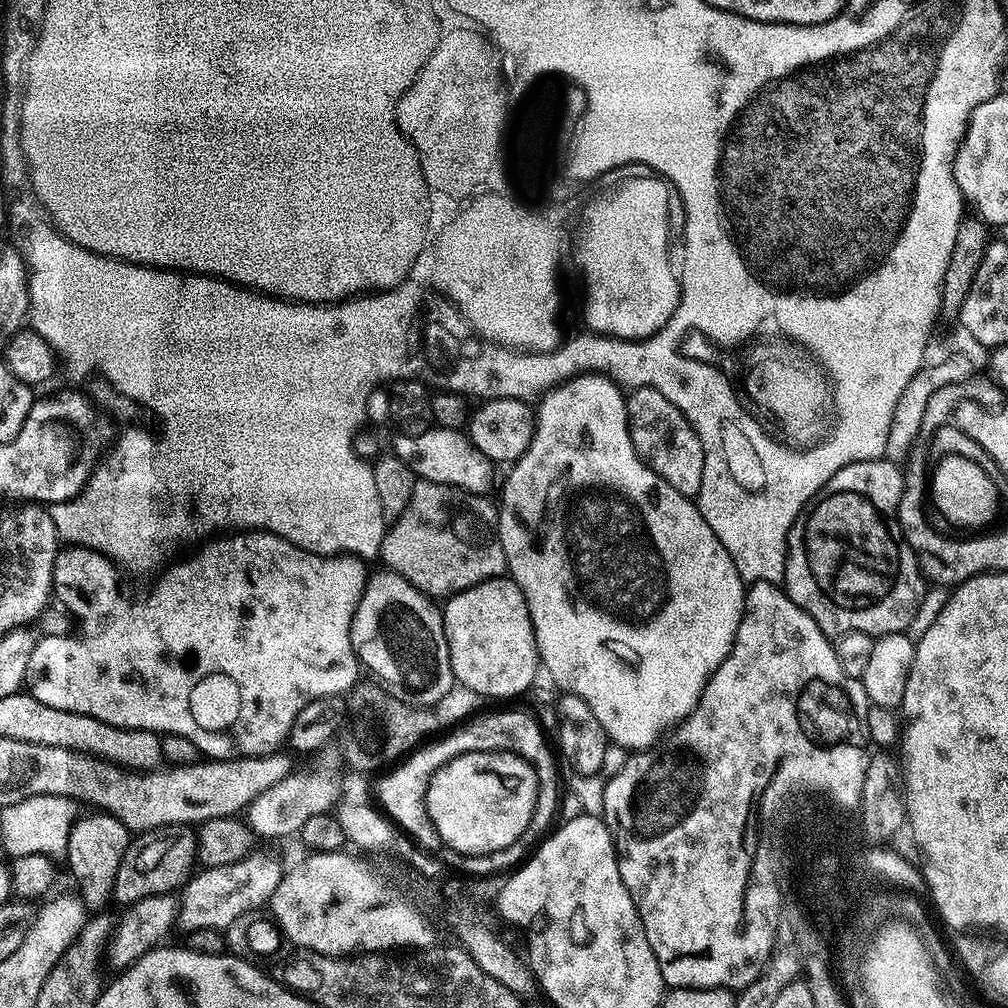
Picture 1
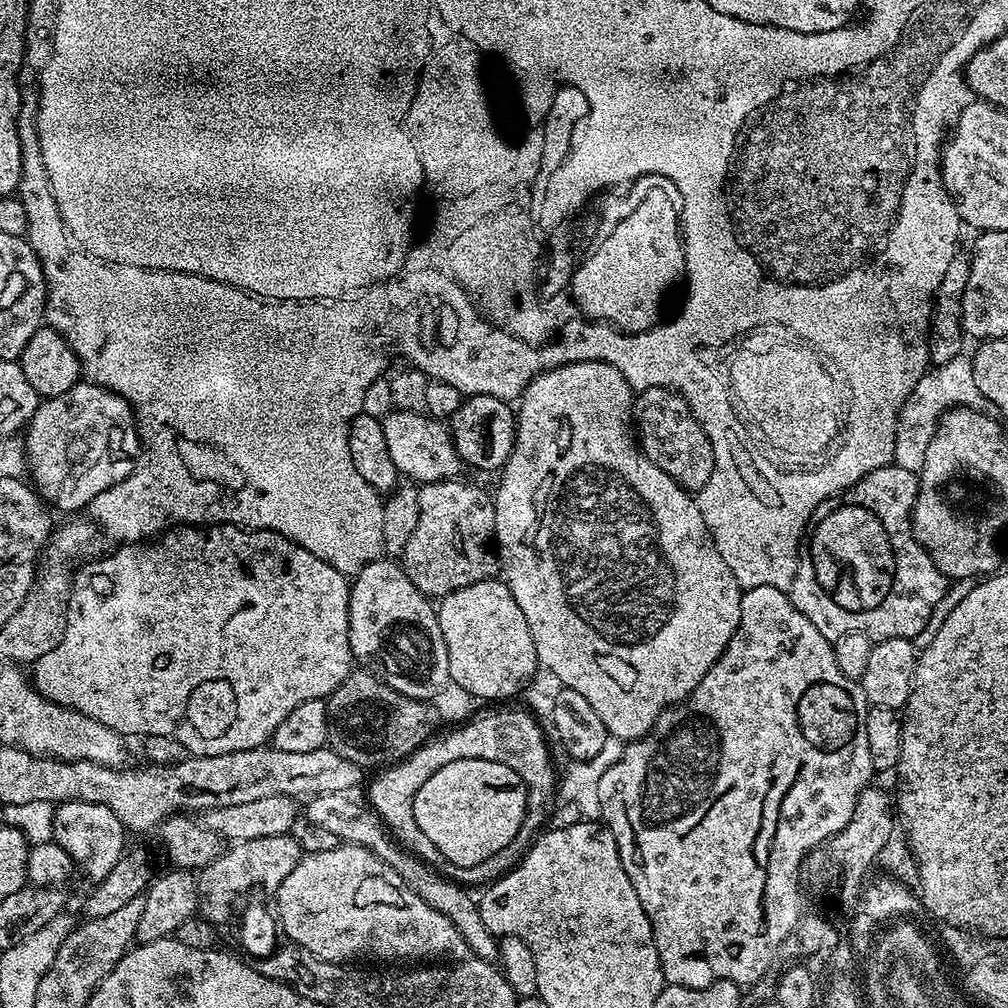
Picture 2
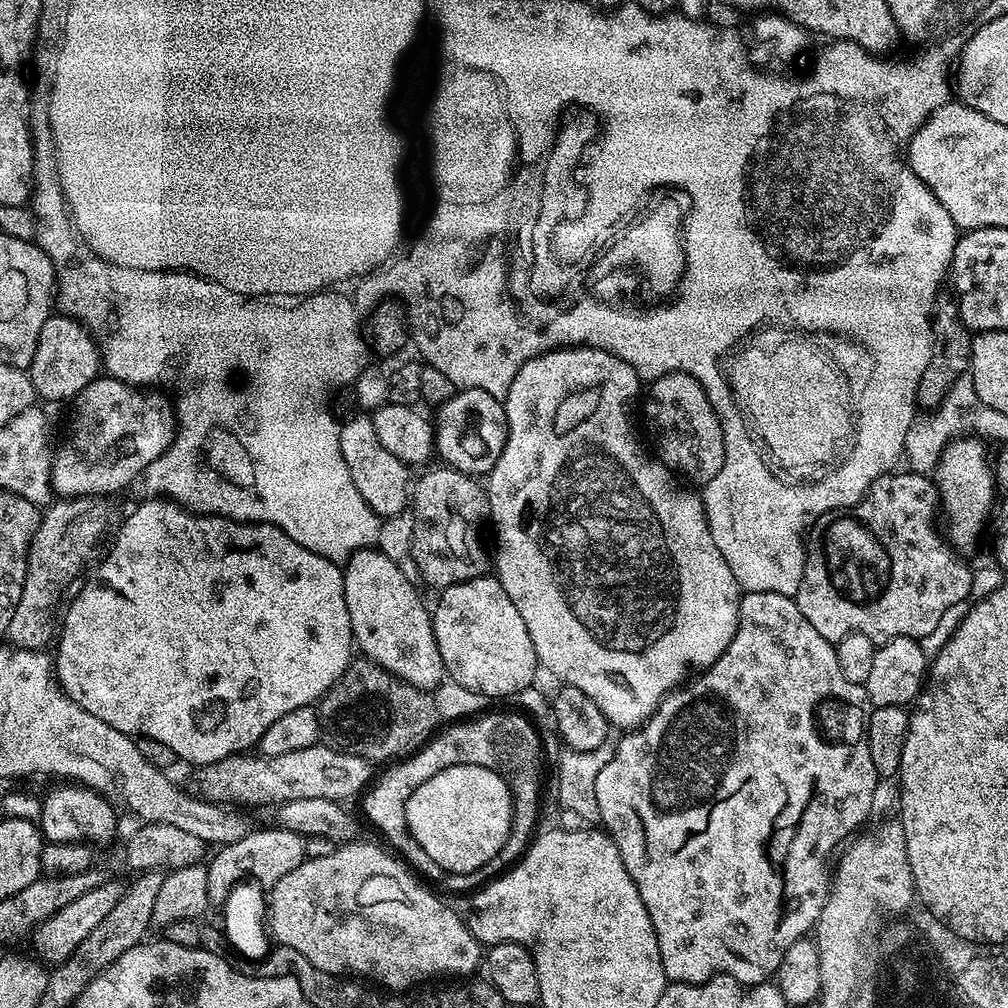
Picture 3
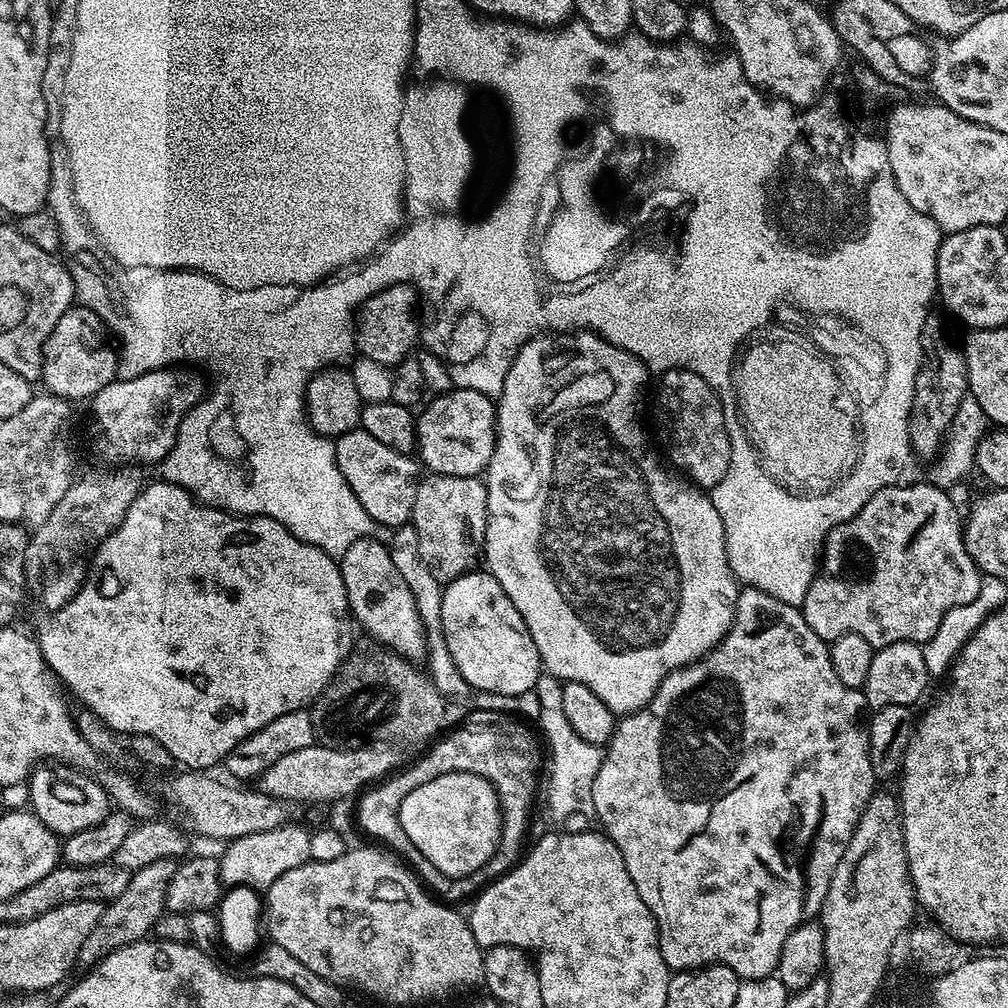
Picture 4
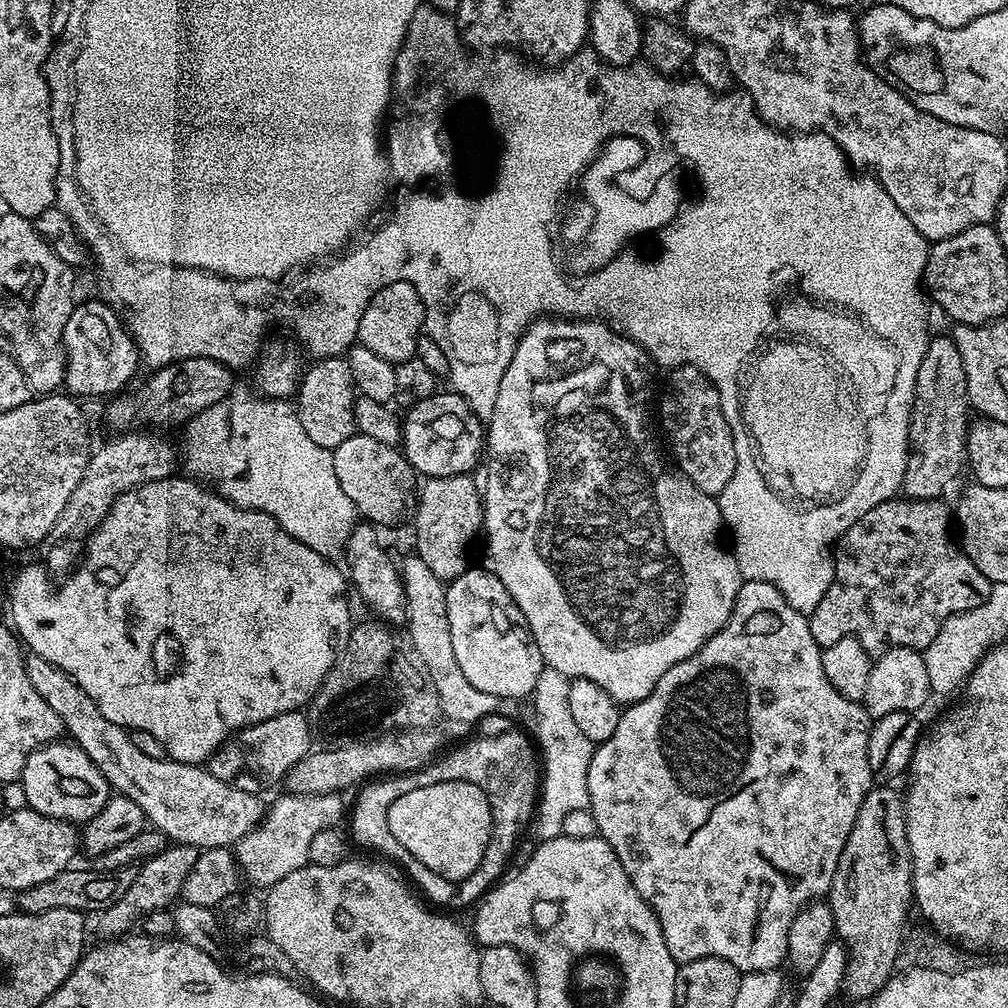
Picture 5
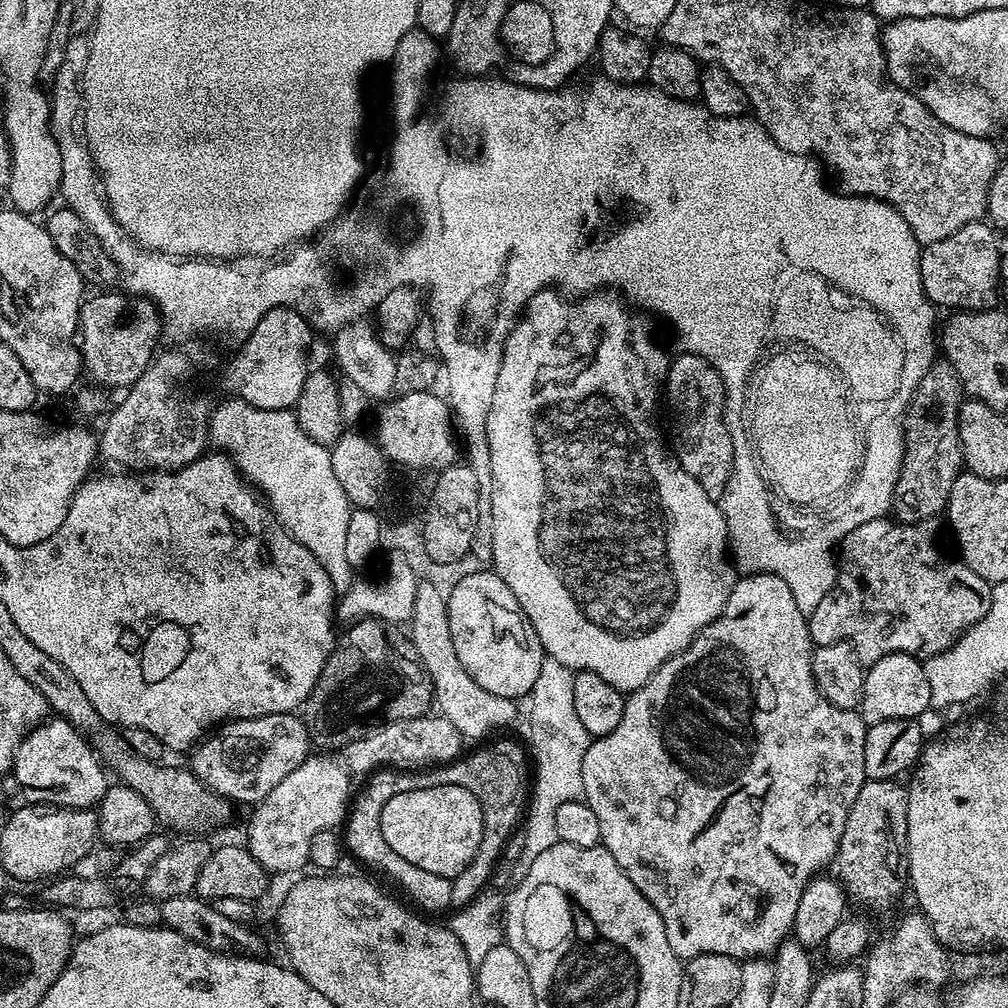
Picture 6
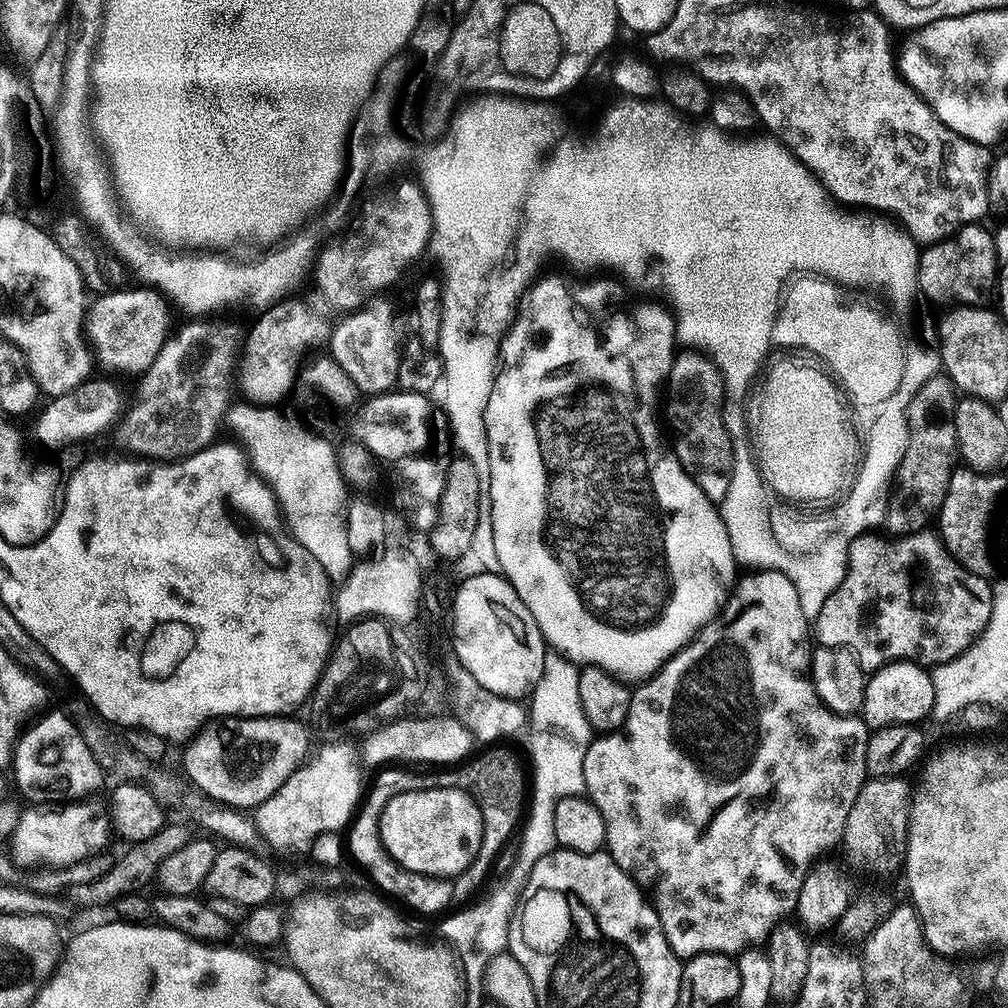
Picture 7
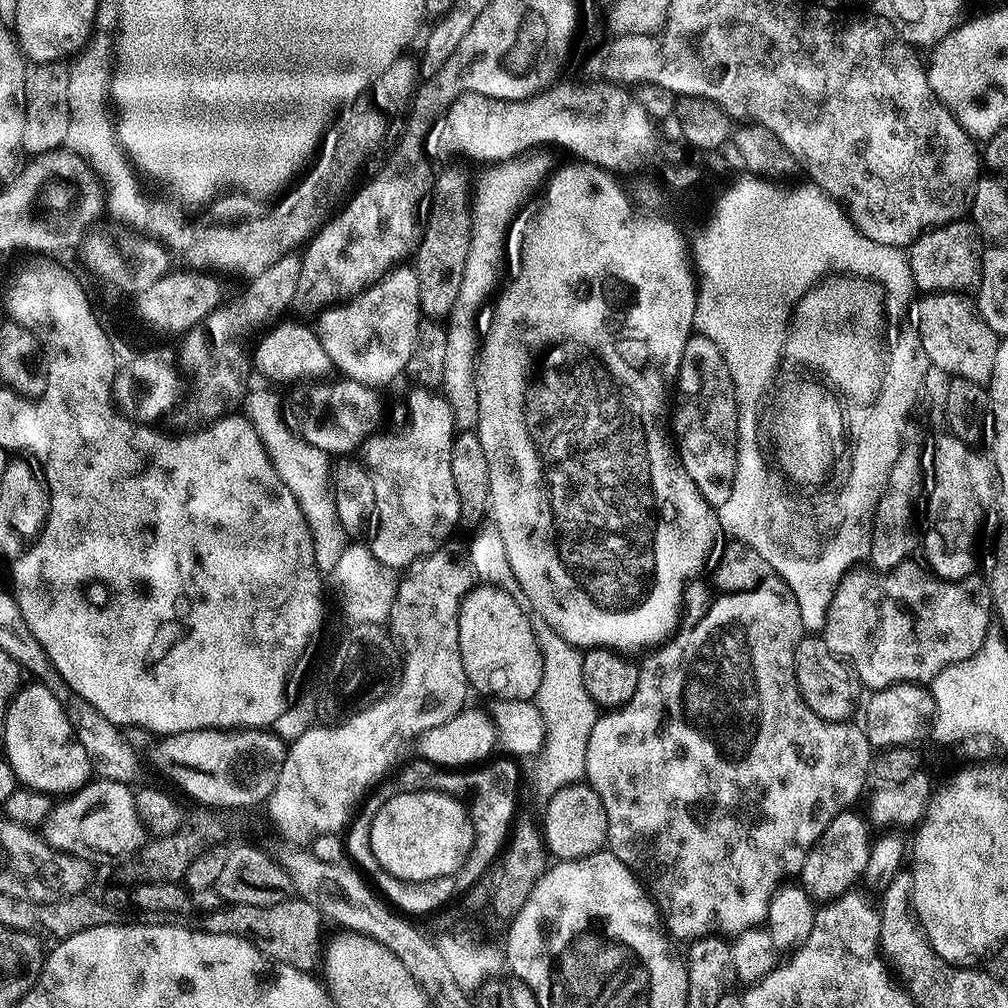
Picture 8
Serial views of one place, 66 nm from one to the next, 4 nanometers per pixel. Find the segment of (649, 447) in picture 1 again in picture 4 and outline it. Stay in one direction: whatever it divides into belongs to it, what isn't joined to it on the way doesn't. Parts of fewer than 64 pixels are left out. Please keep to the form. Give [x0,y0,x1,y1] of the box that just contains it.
[656,368,732,490]

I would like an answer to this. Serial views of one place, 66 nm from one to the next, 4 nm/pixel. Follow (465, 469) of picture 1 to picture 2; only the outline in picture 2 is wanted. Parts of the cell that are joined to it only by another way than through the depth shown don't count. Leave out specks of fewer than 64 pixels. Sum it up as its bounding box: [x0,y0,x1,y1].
[382,410,462,485]

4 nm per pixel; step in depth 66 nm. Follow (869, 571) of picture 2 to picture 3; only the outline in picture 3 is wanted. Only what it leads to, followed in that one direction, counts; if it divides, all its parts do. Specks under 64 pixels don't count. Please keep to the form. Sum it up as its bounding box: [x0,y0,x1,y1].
[806,514,895,608]

